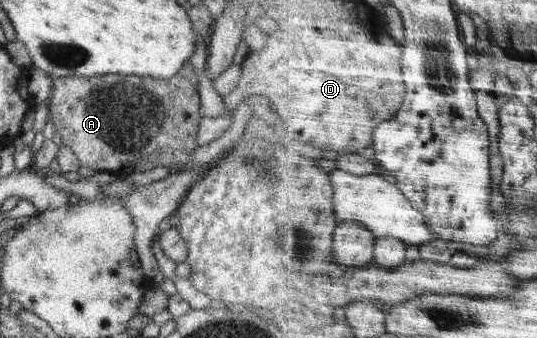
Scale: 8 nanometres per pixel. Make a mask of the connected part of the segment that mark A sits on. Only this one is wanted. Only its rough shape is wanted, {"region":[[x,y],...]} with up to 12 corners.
{"region":[[56,77],[50,121],[92,171],[191,165],[202,119],[174,78]]}

